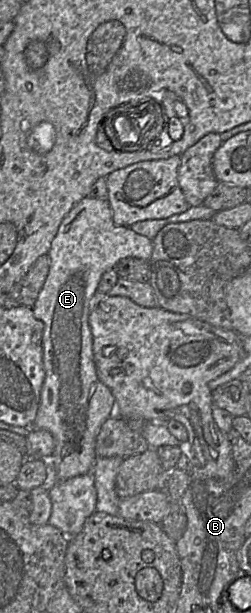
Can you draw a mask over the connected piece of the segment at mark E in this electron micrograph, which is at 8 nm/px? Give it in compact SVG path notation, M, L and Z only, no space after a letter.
M85 197L80 200L63 218L58 231L51 242L51 247L47 253L50 259L49 272L46 280L38 294L38 297L32 306L32 311L36 319L44 324L43 332L43 365L45 370L45 378L41 389L40 403L37 415L32 426L32 429L46 430L50 432L55 441L55 447L52 454L47 458L41 458L45 461L48 472L47 487L53 486L56 483L68 480L70 478L84 475L91 472L91 469L96 460L95 443L96 438L102 424L111 416L115 414L115 398L110 389L105 386L97 376L97 370L94 362L93 355L93 337L89 325L90 303L93 296L98 291L98 285L102 275L114 268L118 261L126 257L140 258L149 260L153 252L153 241L143 235L134 232L130 227L118 226L114 223L112 217L112 210L107 199L96 199L92 197Z

